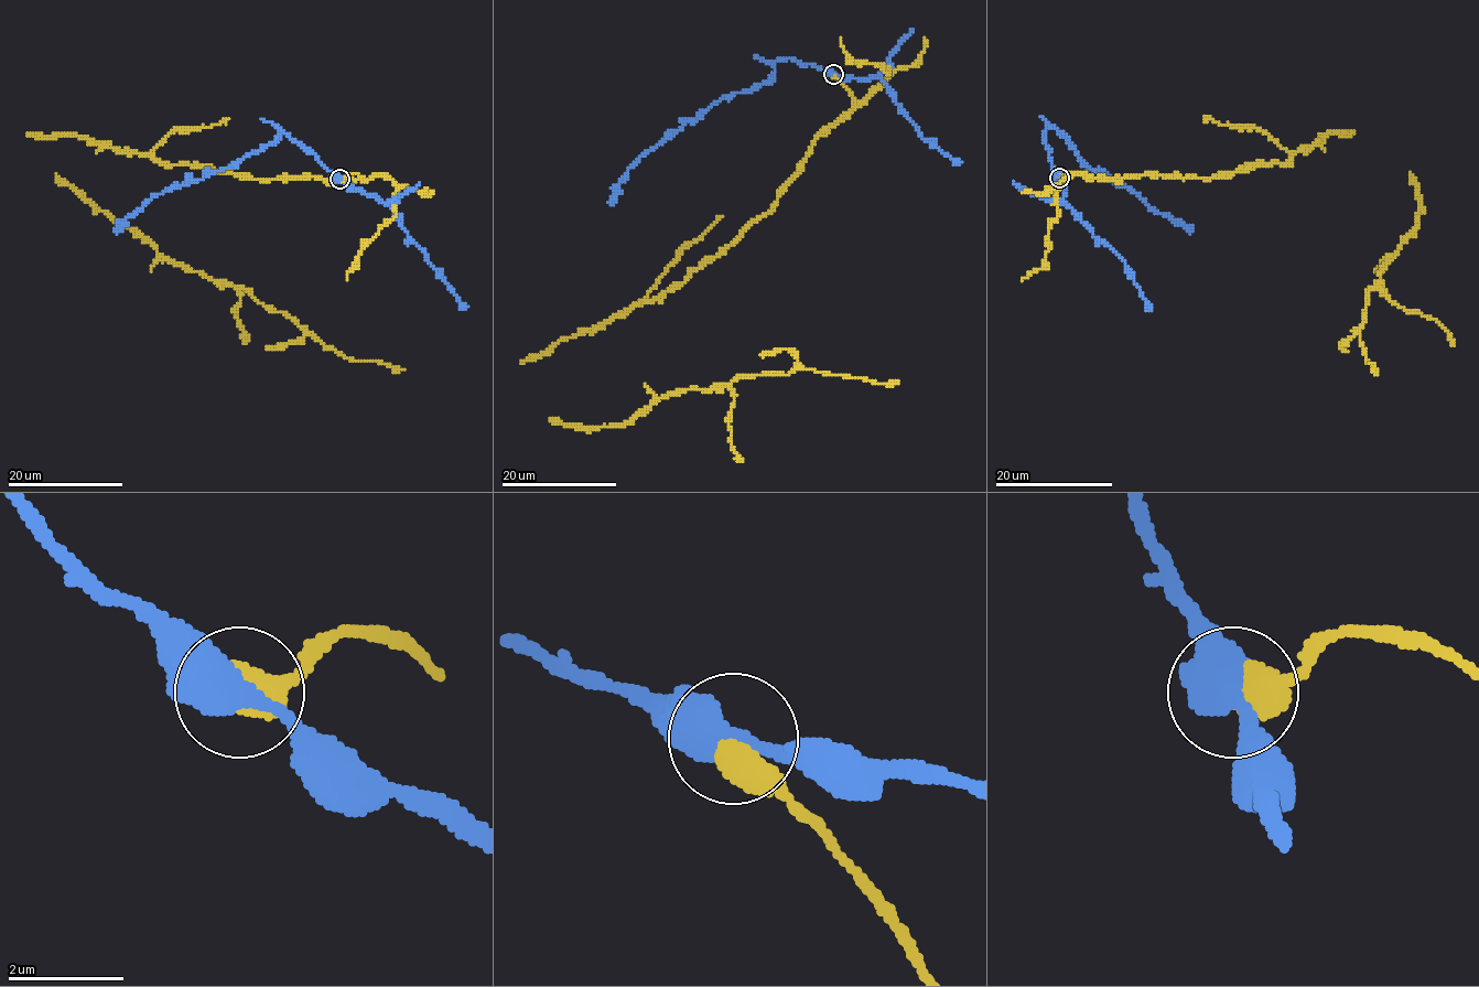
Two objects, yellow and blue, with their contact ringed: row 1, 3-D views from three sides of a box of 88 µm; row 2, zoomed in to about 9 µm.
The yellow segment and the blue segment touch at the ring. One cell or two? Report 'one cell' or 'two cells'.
two cells

